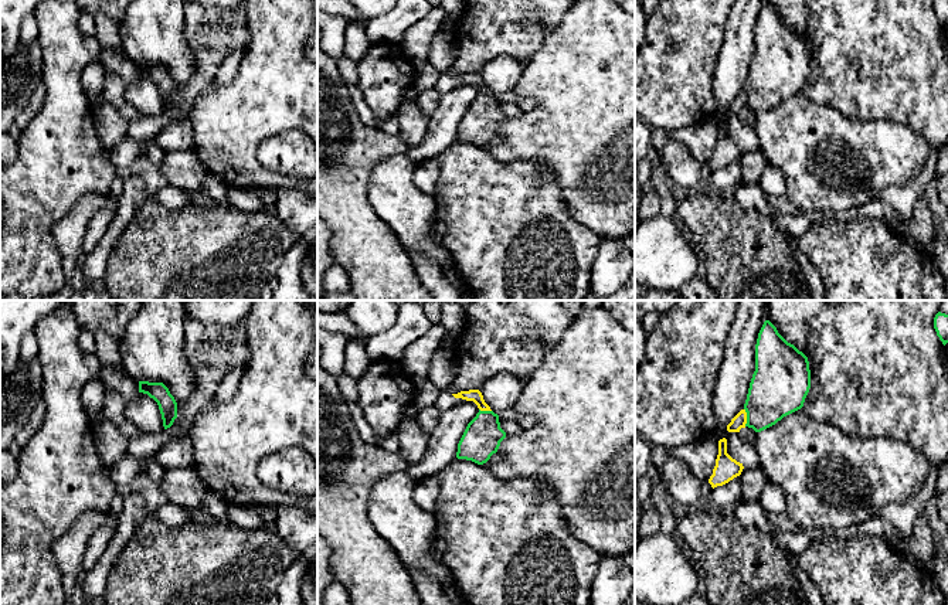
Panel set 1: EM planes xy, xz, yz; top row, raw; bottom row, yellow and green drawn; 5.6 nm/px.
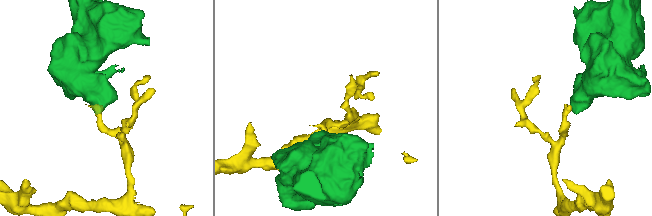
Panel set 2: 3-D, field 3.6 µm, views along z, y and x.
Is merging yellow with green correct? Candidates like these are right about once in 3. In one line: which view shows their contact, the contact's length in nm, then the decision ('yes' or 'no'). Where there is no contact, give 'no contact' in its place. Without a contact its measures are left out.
yz | 100 nm | no

